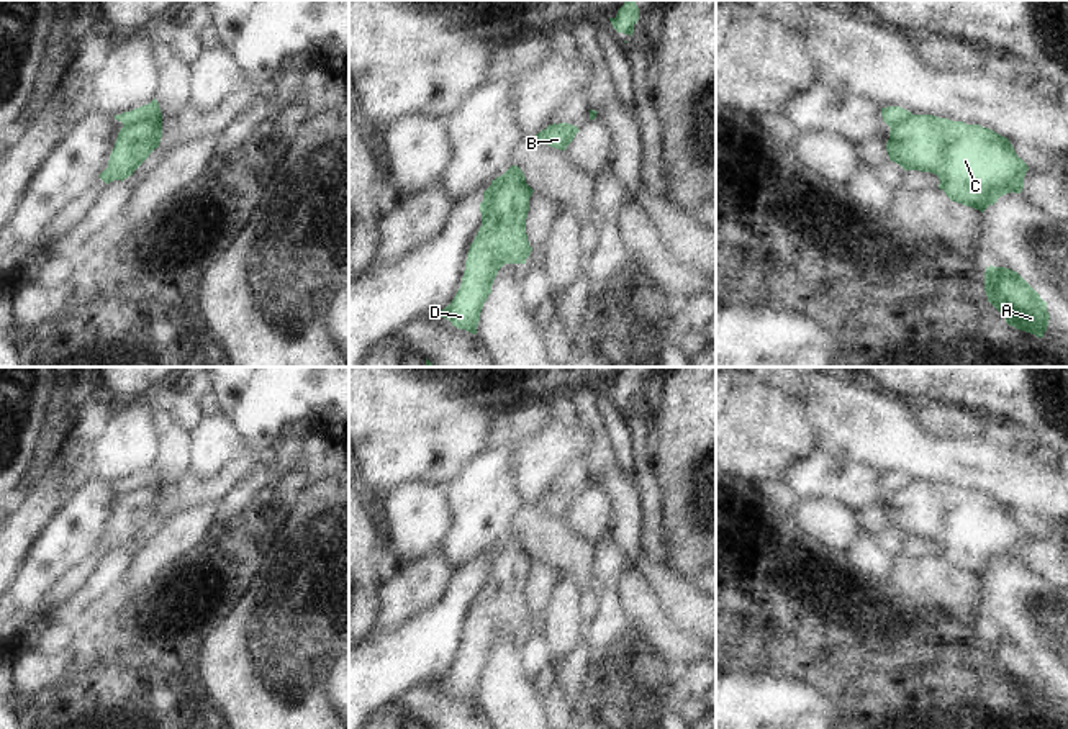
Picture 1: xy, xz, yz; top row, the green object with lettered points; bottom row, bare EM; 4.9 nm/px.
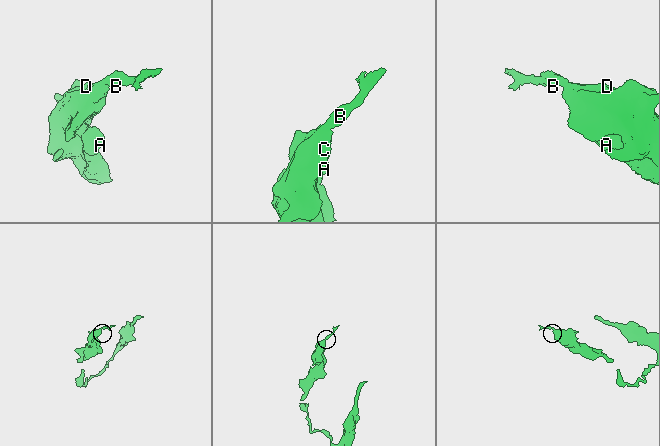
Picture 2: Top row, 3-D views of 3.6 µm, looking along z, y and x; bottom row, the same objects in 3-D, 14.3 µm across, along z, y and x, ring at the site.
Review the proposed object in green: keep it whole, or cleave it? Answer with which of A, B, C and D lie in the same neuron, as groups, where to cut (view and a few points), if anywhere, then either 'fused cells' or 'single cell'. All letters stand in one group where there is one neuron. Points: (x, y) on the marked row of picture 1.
A C D / B; cut in xy along (161, 120), (123, 125); fused cells

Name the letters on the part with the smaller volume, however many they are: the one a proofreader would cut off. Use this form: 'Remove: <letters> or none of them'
Remove: B

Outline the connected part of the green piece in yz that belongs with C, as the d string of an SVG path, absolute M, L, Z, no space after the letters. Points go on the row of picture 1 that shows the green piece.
M912 115L891 128L886 151L904 170L935 174L952 201L981 213L999 197L1020 193L1029 170L1007 138L934 115Z

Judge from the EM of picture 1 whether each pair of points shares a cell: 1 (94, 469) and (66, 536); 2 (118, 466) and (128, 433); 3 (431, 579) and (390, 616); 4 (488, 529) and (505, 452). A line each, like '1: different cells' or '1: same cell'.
1: different cells
2: same cell
3: same cell
4: same cell

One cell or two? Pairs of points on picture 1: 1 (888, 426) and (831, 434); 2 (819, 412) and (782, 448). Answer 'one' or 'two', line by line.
1: two
2: two

